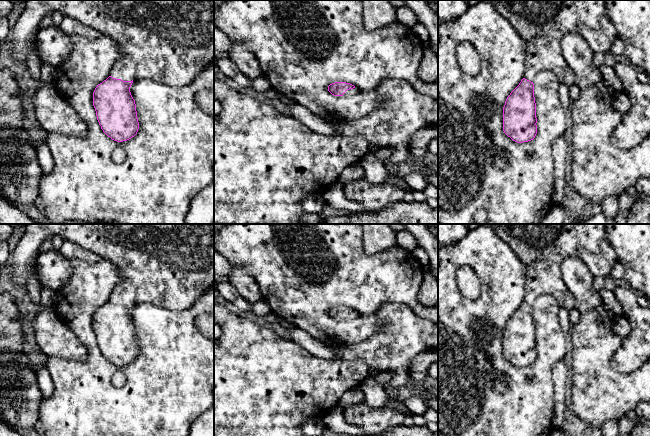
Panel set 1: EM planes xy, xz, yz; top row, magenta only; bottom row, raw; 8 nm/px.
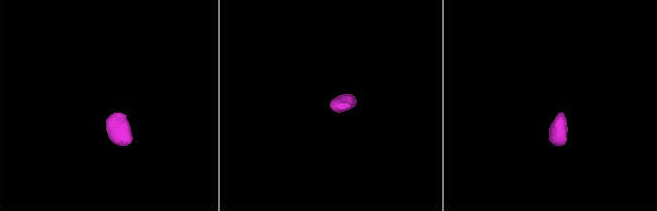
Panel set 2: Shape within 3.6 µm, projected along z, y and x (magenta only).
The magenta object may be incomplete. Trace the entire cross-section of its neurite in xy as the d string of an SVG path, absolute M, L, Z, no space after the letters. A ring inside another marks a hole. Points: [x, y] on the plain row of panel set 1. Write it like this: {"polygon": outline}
{"polygon": "M27 224L25 234L11 252L12 280L21 291L27 291L28 278L35 269L42 242L54 235L94 252L114 264L121 280L110 300L98 308L93 316L93 330L103 356L112 364L123 366L134 361L139 353L136 328L130 311L135 303L149 302L171 311L184 311L214 283L214 224Z"}

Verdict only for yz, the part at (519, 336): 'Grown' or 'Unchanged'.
Grown

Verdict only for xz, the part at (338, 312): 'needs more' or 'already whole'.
needs more

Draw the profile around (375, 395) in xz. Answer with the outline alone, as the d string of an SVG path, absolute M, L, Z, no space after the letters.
M372 381L361 386L364 393L364 404L379 409L385 407L389 401L390 394L386 391L385 385Z

